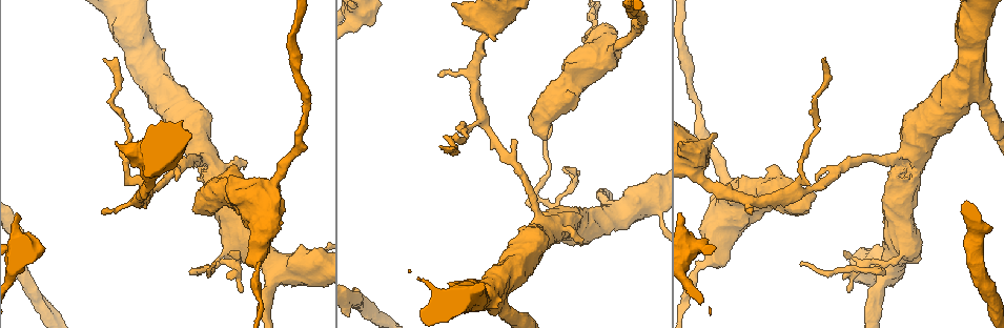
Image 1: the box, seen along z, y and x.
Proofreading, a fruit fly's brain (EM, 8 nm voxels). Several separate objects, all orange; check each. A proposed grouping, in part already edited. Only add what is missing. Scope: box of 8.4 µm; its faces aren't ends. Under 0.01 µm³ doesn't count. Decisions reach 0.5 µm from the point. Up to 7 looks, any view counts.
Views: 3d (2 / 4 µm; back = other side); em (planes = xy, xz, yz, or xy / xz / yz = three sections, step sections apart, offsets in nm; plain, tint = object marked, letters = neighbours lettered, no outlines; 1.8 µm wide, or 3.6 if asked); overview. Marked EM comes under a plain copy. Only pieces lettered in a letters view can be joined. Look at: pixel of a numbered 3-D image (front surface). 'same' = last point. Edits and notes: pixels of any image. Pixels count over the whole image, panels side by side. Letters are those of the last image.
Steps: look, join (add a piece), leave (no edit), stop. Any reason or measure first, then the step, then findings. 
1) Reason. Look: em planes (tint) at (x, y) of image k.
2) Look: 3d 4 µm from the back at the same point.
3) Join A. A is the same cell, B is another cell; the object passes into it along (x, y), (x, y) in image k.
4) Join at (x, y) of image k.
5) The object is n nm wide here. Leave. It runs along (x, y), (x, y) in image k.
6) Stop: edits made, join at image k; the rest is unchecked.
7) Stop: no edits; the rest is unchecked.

Tapers out. Look: 3d 4 µm at (215, 263) of image 1.

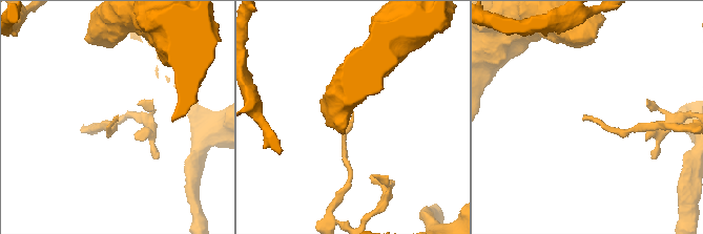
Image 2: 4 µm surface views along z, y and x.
Need the tissue. Look: em yz step 16 (tint) at (585, 118) of image 2.

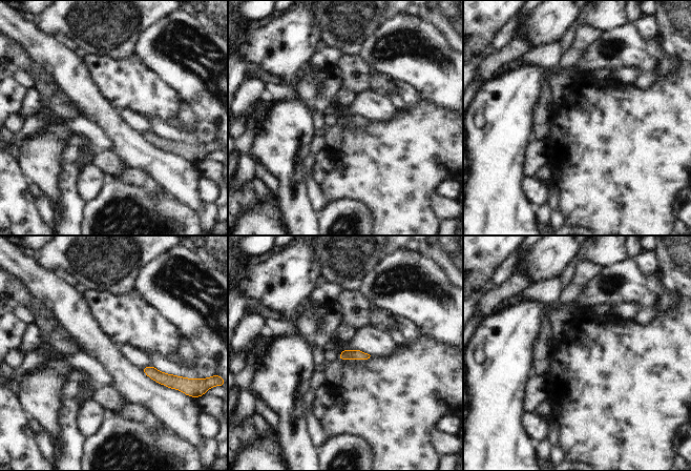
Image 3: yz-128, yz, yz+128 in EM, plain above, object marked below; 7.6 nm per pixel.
Look: em planes (letters) at the same point.

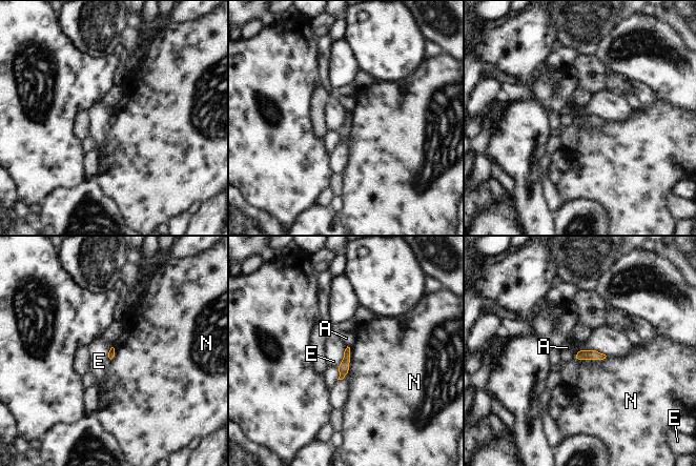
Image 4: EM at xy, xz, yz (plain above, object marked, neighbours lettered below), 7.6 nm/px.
Leave. A, E and N are other cells; a border runs along (347, 346), (342, 362), (338, 366) in image 4; none of them fits.

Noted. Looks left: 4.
An open end. Look: 3d 2 µm from the back at (813, 196) of image 1.

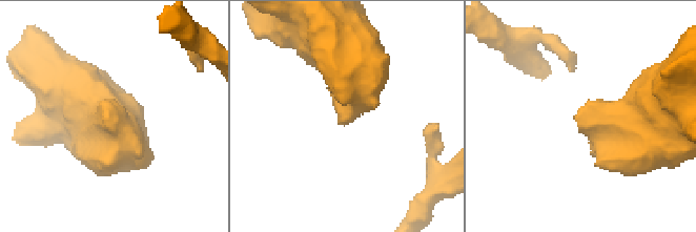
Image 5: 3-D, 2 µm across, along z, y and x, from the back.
Now the EM. Look: em planes (letters) at (340, 120) of image 5.

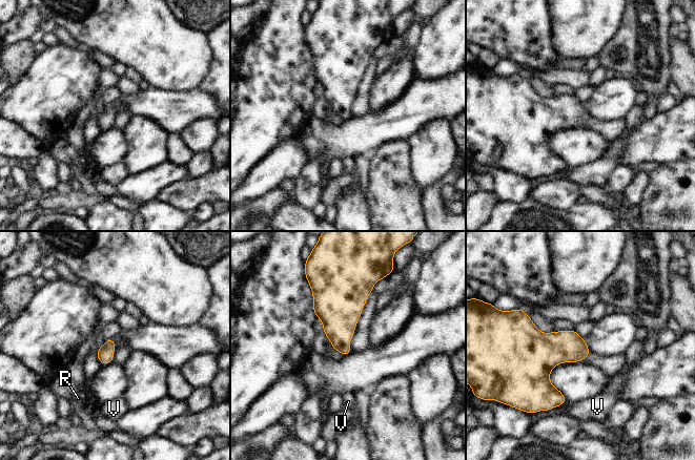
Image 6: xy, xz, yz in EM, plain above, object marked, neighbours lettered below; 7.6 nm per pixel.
Leave. R and V are other cells; a border runs along (566, 399), (560, 405) in image 6; no lettered piece goes on from it.

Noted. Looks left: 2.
Thin end. Look: em planes (letters) at (822, 58) of image 1.

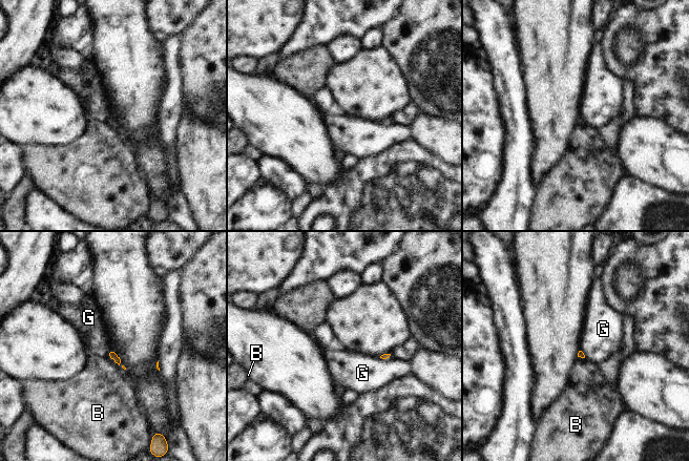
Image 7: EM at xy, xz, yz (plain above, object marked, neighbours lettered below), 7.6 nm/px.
Leave. B and G are other cells; a border runs along (110, 349), (106, 353) in image 7; none of them fits.

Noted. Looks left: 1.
Stop: no edits; the rest is unchecked.

